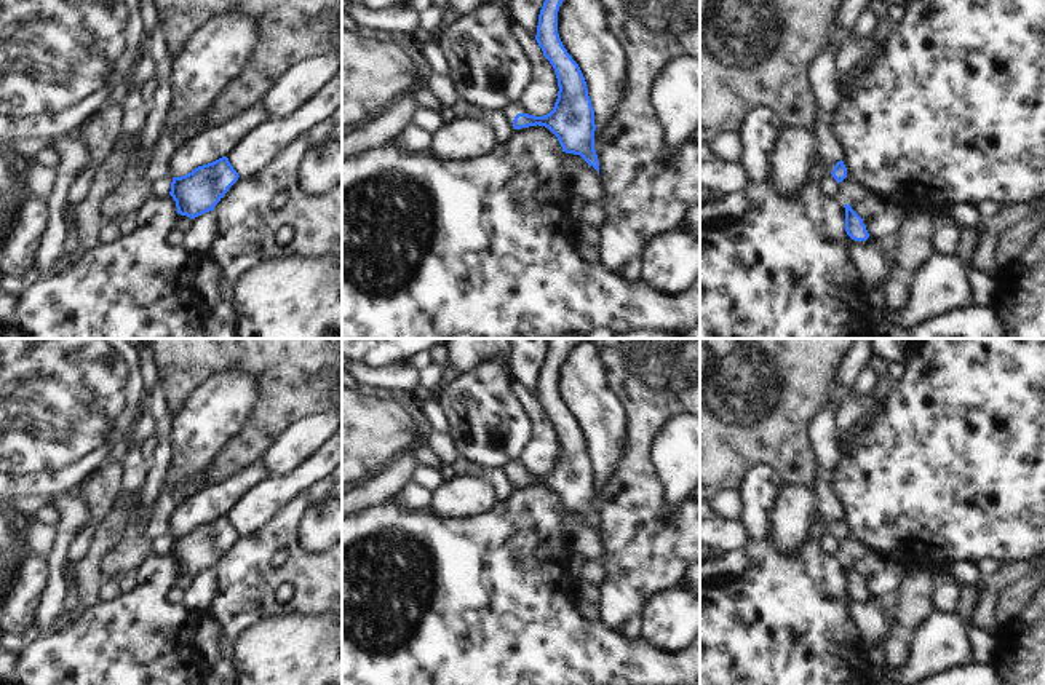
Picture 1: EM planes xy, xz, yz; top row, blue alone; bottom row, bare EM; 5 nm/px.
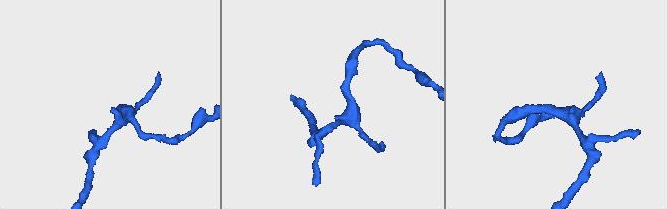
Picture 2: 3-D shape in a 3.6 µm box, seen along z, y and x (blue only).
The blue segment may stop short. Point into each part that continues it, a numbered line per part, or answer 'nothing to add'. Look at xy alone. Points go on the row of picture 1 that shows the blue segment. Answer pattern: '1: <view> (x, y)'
nothing to add

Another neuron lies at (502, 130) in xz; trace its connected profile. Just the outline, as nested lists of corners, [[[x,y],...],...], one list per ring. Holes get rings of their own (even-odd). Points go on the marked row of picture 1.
[[[494,109],[491,112],[486,112],[486,115],[483,118],[492,128],[492,134],[494,134],[497,144],[505,142],[513,136],[515,128],[508,123],[502,109]]]

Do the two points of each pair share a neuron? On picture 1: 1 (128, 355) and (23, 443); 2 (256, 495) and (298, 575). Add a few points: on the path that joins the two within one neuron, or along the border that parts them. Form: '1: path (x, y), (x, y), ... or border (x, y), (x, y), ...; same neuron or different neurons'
1: path (107, 372), (50, 427); same neuron
2: border (296, 494), (286, 498), (261, 524), (240, 535); different neurons

